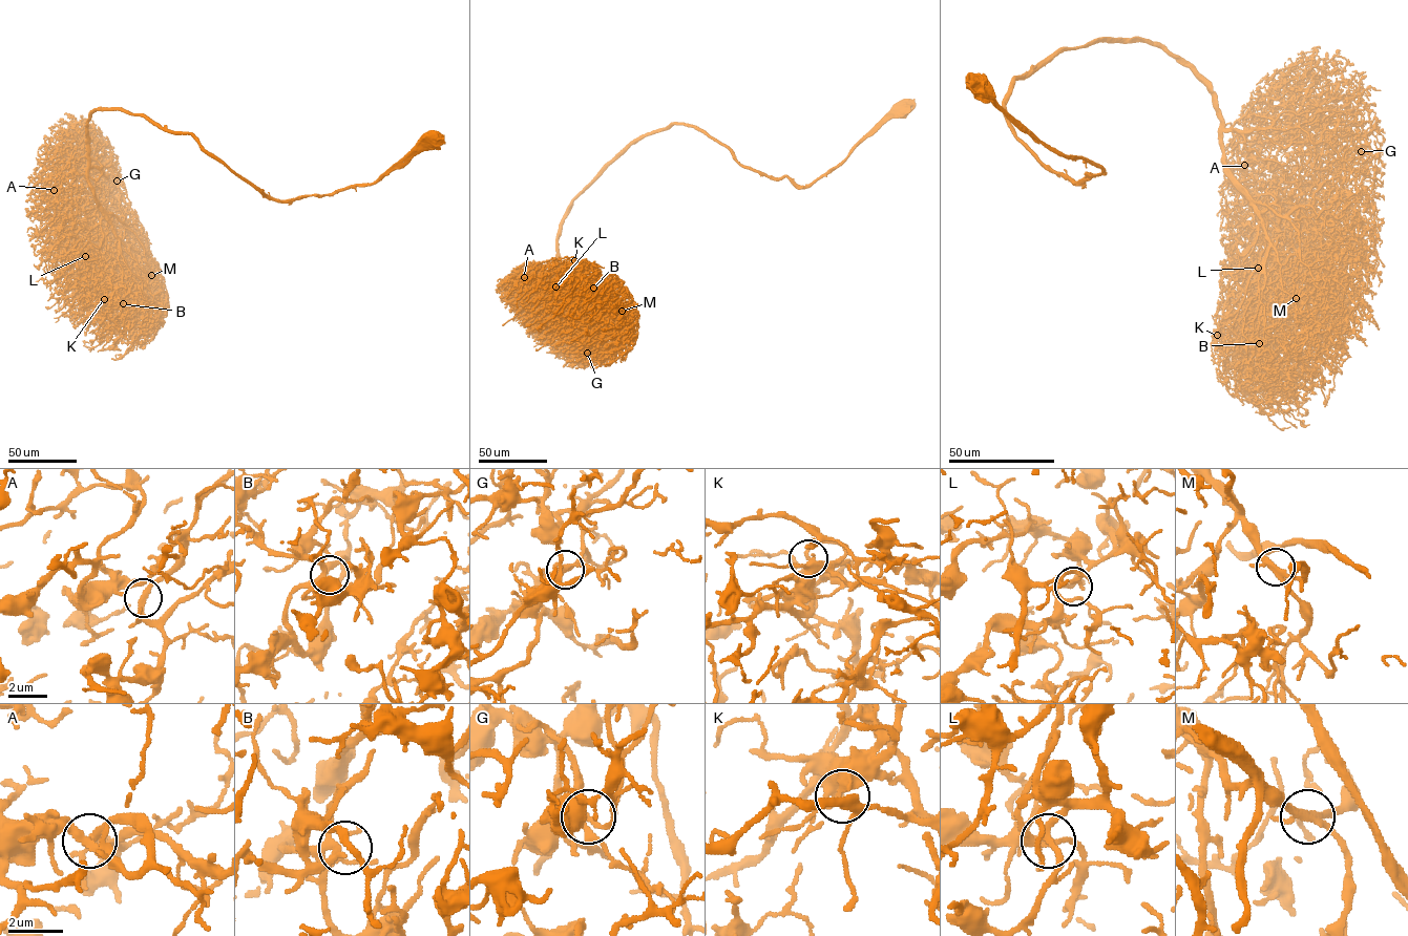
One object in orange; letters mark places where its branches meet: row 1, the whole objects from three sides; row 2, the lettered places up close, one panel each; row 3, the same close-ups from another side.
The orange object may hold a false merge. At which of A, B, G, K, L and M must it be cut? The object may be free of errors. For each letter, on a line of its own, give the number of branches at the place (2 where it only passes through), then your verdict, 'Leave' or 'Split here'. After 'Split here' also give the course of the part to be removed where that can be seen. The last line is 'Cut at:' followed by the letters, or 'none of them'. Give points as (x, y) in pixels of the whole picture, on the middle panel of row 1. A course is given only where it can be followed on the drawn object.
A: Branches: 4. Leave
B: Branches: 4. Leave
G: Branches: 6. Leave
K: Branches: 4. Leave
L: Branches: 4. Leave
M: Branches: 4. Leave
Cut at: none of them

